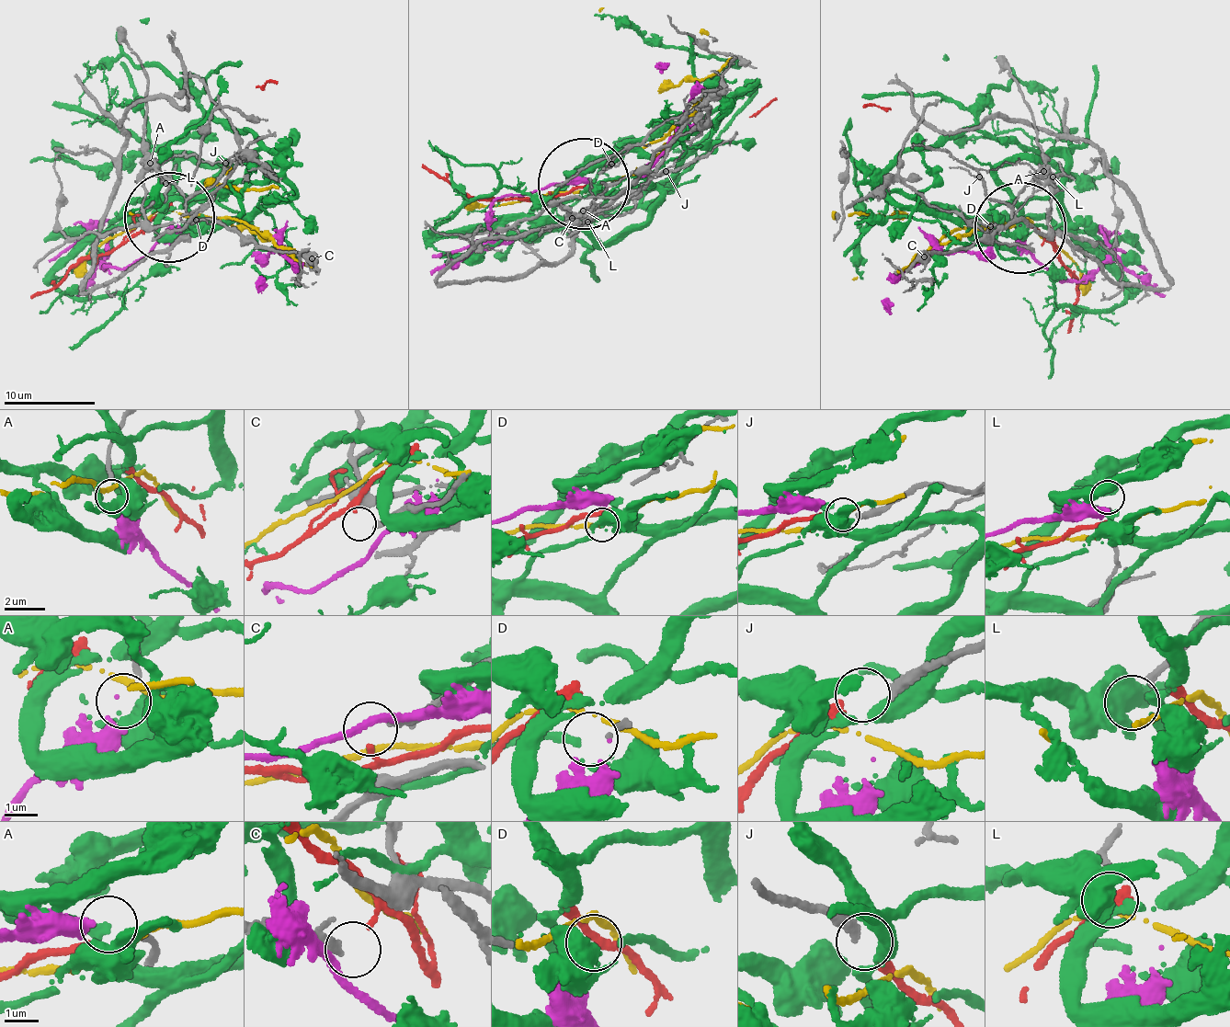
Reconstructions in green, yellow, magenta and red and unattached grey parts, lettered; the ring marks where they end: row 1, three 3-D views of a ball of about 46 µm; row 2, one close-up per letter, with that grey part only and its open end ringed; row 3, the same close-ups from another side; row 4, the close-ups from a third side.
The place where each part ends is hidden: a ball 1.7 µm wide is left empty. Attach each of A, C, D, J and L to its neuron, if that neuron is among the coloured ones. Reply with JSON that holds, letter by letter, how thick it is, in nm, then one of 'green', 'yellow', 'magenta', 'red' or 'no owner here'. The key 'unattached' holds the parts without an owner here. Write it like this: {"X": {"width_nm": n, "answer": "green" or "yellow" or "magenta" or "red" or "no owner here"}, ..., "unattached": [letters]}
{"A": {"width_nm": 200, "answer": "magenta"}, "C": {"width_nm": 150, "answer": "no owner here"}, "D": {"width_nm": 70, "answer": "no owner here"}, "J": {"width_nm": 280, "answer": "red"}, "L": {"width_nm": 190, "answer": "no owner here"}, "unattached": ["C", "D", "L"]}

